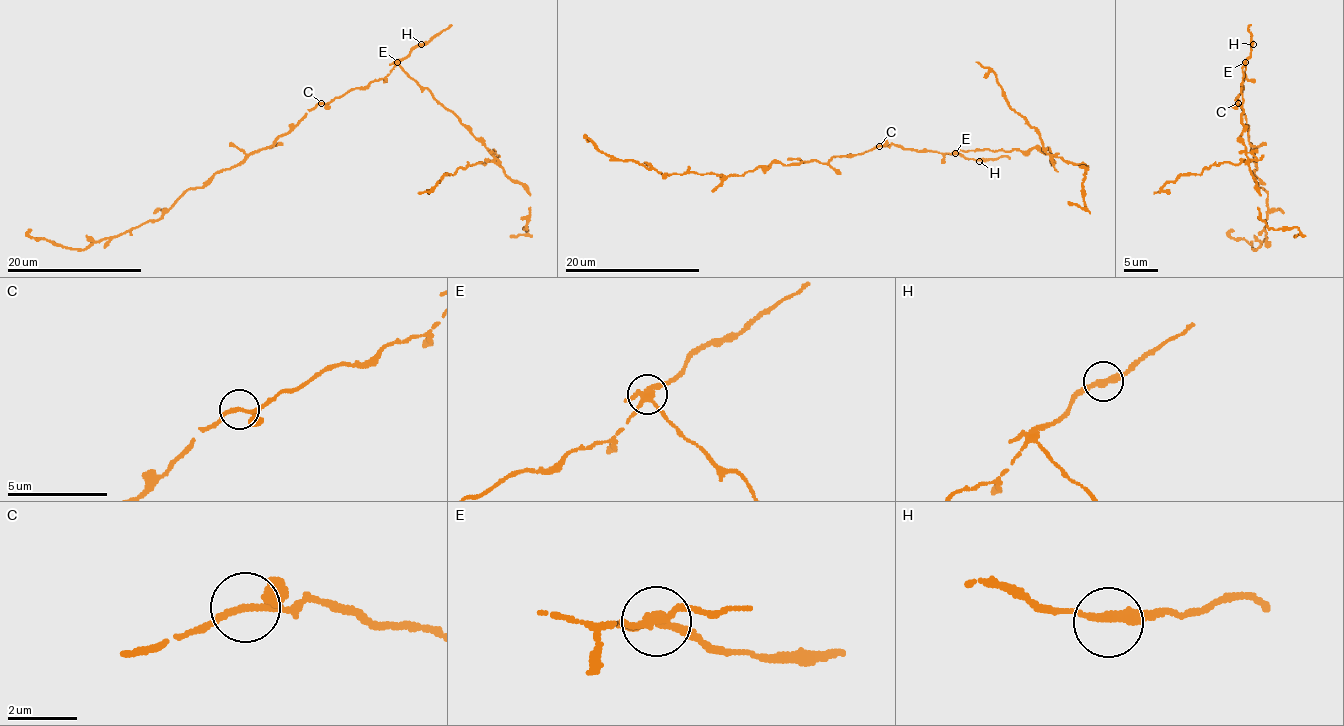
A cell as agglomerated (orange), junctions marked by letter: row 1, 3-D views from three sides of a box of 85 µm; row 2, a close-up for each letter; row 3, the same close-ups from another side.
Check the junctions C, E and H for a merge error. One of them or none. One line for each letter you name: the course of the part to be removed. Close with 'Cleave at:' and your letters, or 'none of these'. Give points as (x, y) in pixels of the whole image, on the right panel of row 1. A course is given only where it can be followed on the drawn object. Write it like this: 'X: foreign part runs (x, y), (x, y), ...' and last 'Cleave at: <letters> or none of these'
E: foreign part runs (1244, 63), (1239, 140), (1259, 196), (1261, 219), (1270, 228), (1298, 229), (1300, 234), (1293, 236)
Cleave at: E

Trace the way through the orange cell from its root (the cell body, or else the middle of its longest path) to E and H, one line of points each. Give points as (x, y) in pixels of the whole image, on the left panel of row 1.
E: (321, 103), (330, 103), (355, 88), (365, 88), (372, 81), (385, 78), (397, 63)
H: (321, 103), (330, 103), (355, 88), (365, 88), (372, 81), (385, 78), (421, 44)

